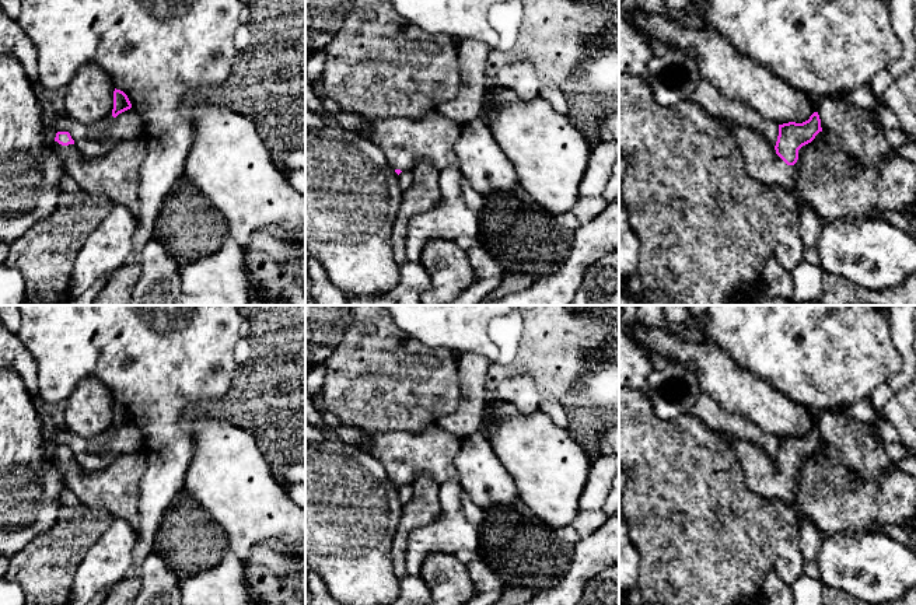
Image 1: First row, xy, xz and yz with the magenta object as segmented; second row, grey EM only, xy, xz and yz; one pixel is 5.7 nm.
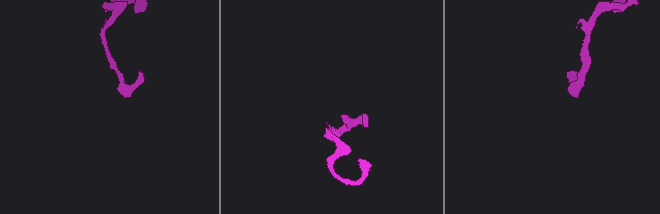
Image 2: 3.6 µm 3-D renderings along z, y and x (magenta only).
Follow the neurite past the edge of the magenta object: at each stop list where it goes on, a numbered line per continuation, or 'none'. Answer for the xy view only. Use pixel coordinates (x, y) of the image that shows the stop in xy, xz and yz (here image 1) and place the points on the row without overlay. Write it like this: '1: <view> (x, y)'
1: xy (116, 489)

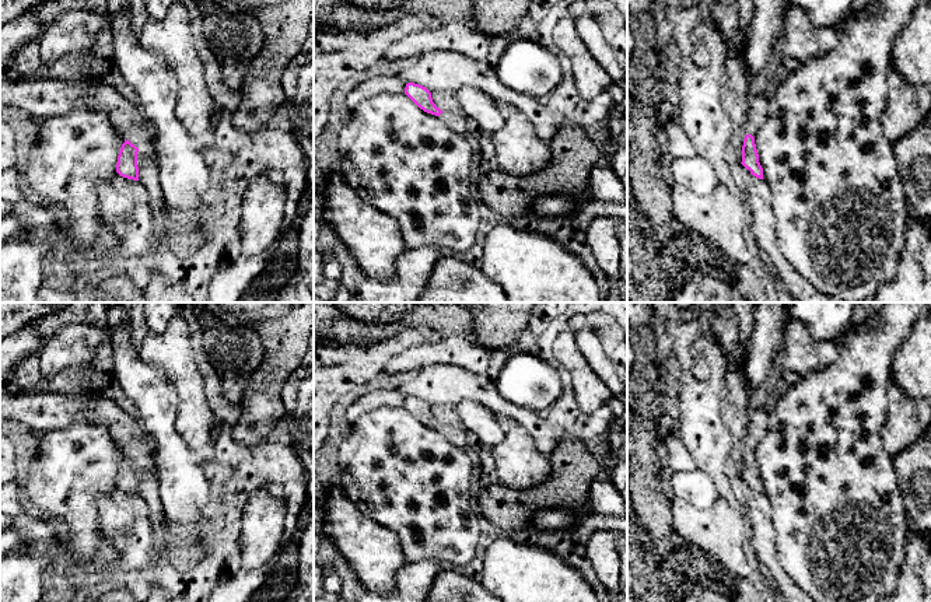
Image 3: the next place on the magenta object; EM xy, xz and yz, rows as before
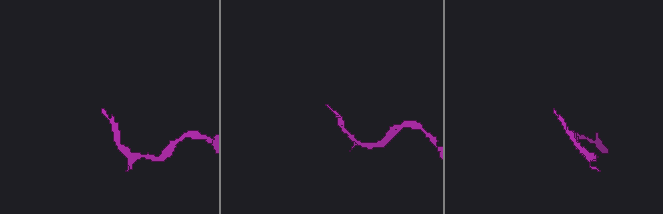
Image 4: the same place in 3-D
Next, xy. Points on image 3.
1: xy (39, 410)

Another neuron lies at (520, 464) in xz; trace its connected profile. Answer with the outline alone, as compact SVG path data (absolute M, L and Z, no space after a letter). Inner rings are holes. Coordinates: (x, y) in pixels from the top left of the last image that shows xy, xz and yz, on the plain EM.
M507 426L504 440L491 448L498 483L512 489L531 489L543 483L552 466L532 435L521 426Z

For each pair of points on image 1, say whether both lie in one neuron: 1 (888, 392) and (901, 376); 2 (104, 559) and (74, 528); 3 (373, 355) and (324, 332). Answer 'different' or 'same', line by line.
1: same
2: different
3: different

